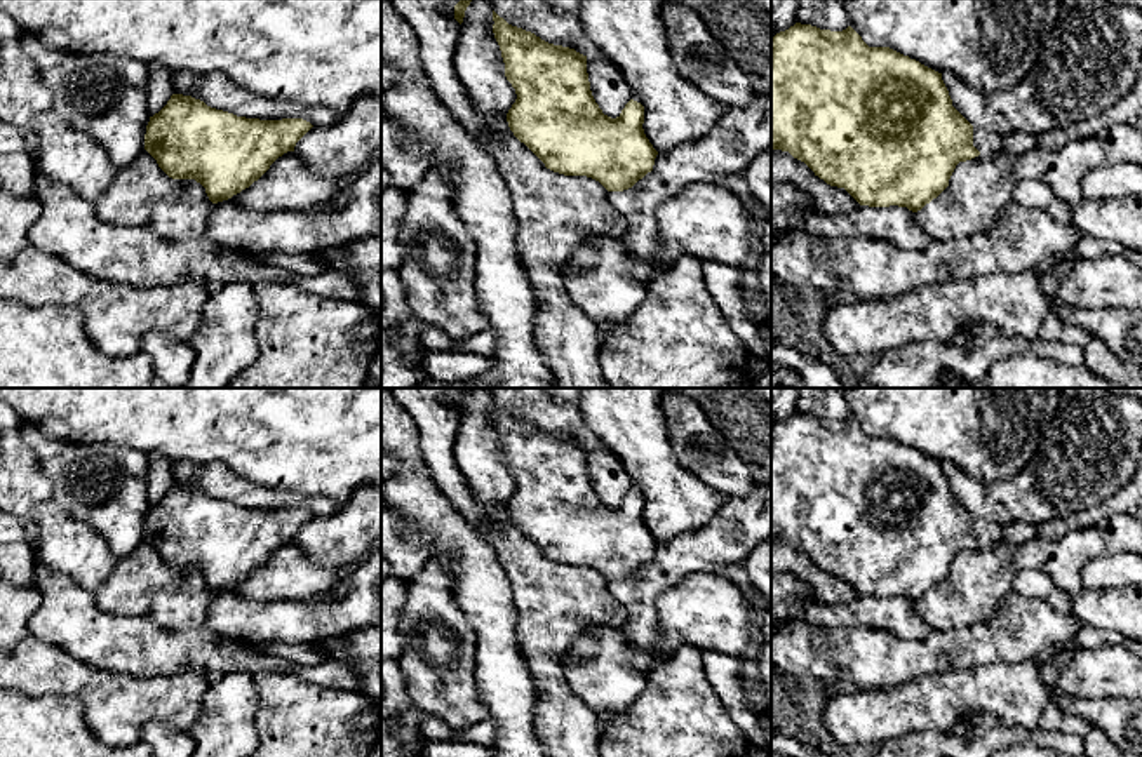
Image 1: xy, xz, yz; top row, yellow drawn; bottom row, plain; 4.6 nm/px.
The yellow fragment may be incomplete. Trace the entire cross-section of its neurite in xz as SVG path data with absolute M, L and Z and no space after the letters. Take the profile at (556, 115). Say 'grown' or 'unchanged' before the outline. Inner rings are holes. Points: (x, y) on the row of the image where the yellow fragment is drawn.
unchanged; M493 10L493 33L517 99L507 113L514 136L547 169L587 176L623 191L653 171L658 151L644 134L644 106L630 99L616 118L595 103L587 56L508 24Z

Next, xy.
unchanged; M172 94L167 104L150 117L144 150L172 179L195 179L205 188L212 204L232 198L258 181L270 165L313 125L303 118L259 120L207 106L191 96Z

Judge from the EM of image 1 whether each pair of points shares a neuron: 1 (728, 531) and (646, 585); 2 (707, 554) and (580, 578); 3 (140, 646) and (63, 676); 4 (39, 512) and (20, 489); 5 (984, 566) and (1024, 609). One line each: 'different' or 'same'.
1: same
2: different
3: different
4: different
5: different

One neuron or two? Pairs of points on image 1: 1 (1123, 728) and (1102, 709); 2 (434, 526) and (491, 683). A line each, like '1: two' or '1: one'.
1: one
2: one

